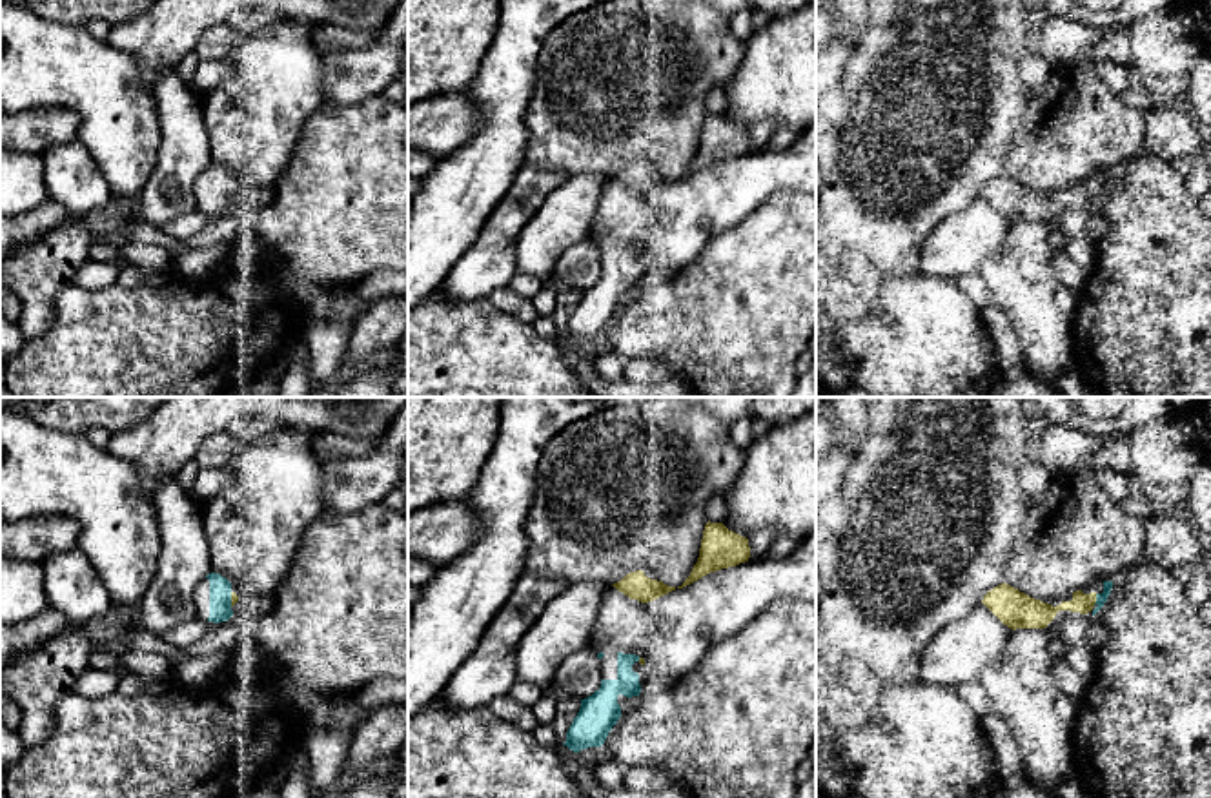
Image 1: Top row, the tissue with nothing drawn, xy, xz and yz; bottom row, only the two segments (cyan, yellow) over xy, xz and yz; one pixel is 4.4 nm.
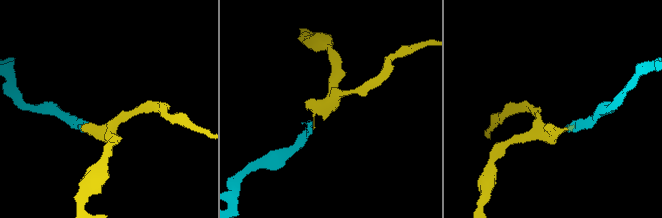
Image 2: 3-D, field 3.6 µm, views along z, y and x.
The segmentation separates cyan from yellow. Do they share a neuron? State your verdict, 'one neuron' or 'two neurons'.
one neuron

